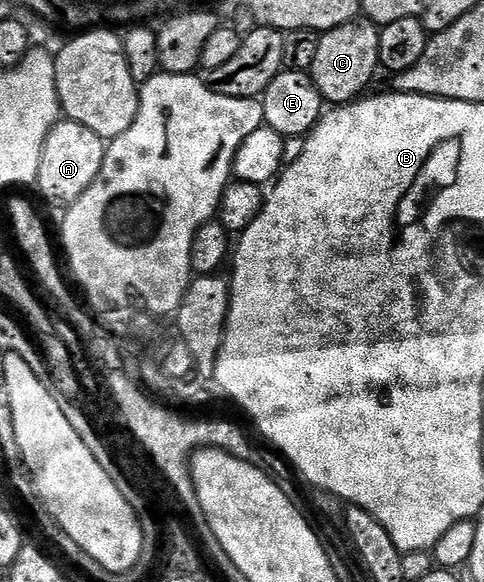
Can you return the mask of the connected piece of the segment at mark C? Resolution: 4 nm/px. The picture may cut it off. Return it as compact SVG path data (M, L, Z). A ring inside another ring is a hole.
M367 18L351 20L337 28L323 33L318 42L318 55L314 57L311 70L312 81L315 82L320 96L329 105L347 106L363 97L381 71L378 58L378 38L380 28ZM368 88L368 89L367 89Z

